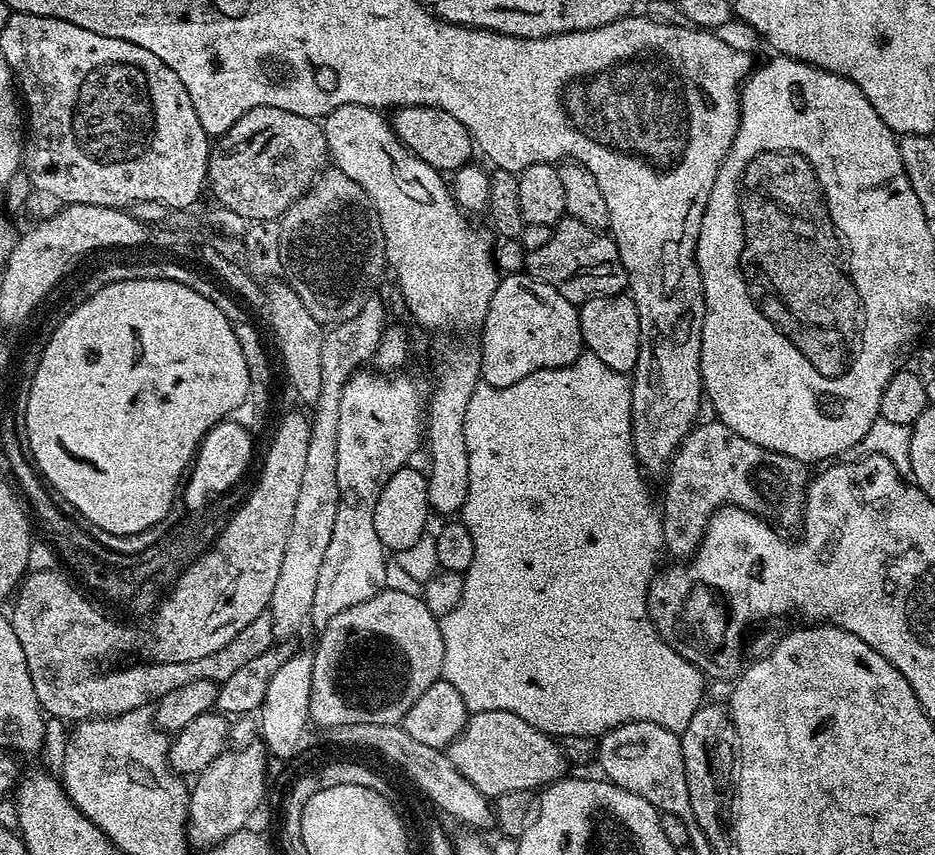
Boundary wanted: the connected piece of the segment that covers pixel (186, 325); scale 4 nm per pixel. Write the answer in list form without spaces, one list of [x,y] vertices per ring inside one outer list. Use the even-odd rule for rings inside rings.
[[[120,281],[103,286],[98,294],[87,298],[77,309],[67,313],[44,340],[44,344],[45,350],[33,376],[25,414],[31,461],[37,473],[69,509],[77,508],[93,529],[110,534],[138,534],[154,526],[154,522],[162,522],[162,518],[173,511],[172,499],[175,496],[177,499],[182,477],[189,471],[204,436],[220,421],[227,421],[247,396],[247,364],[239,340],[235,337],[234,325],[226,318],[226,314],[222,314],[222,310],[218,310],[218,306],[214,306],[214,302],[209,302],[207,298],[202,298],[202,294],[195,293],[179,282]]]

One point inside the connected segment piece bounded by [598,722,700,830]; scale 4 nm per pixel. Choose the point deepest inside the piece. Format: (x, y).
(642, 757)

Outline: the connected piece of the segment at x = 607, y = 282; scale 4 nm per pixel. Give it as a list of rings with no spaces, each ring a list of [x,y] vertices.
[[[565,215],[554,225],[550,242],[545,242],[539,250],[527,253],[526,272],[535,280],[546,282],[546,286],[558,290],[559,295],[564,292],[592,292],[595,296],[618,296],[628,287],[628,275],[622,266],[616,241],[607,231],[586,226],[586,222],[578,222],[570,215]]]

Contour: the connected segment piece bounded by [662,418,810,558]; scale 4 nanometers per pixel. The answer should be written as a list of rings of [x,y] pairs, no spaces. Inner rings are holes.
[[[709,418],[705,424],[697,423],[684,437],[676,453],[672,455],[672,462],[666,469],[667,476],[668,481],[664,484],[662,523],[664,548],[672,558],[692,557],[708,531],[708,519],[725,506],[753,512],[755,516],[775,522],[781,529],[788,528],[791,524],[799,525],[804,519],[804,493],[808,491],[809,469],[799,460],[781,452],[766,450],[747,438],[742,438],[742,434],[734,434],[730,426],[720,423],[715,418]]]

